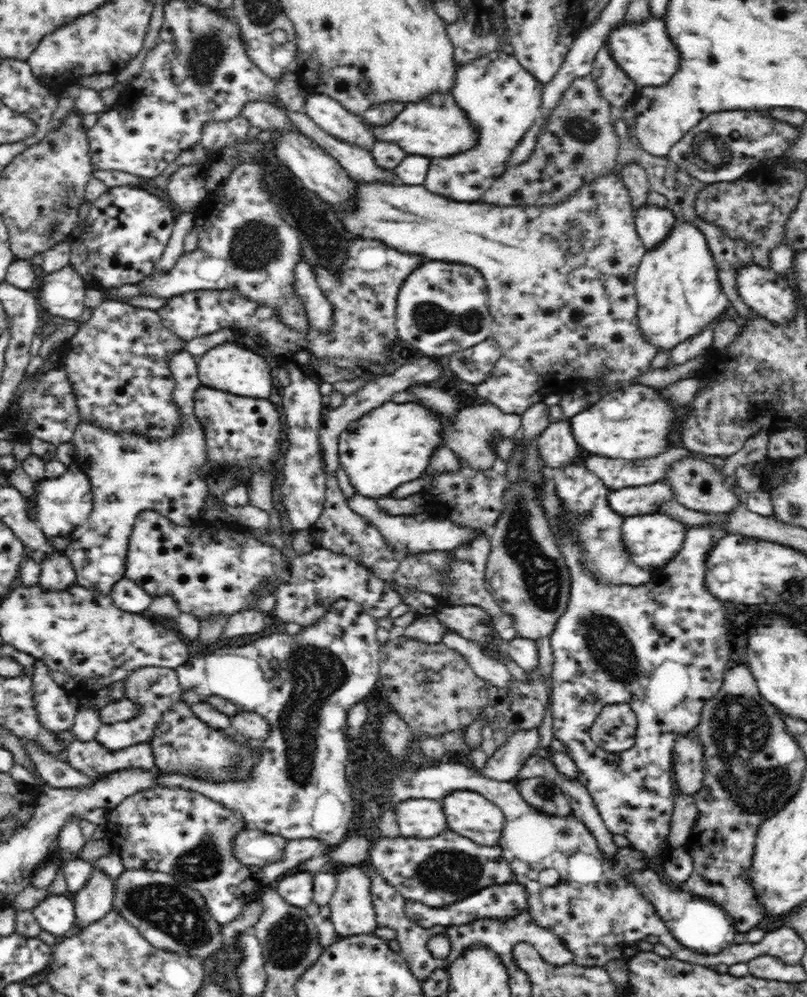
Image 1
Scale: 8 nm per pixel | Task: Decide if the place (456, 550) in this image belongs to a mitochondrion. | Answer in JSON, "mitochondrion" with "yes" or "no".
{"mitochondrion":"no"}

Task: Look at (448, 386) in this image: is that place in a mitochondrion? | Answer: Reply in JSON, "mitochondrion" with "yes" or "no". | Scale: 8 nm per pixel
{"mitochondrion":"no"}

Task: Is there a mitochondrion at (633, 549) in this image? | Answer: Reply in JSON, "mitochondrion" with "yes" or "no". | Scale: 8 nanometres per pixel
{"mitochondrion":"no"}

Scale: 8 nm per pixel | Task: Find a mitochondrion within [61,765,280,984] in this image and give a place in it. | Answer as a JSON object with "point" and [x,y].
{"point":[170,909]}

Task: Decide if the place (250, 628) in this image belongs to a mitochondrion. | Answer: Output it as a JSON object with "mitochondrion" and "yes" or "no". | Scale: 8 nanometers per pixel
{"mitochondrion":"no"}

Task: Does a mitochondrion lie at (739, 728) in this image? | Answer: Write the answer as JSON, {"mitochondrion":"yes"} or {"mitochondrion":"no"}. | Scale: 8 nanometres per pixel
{"mitochondrion":"yes"}

